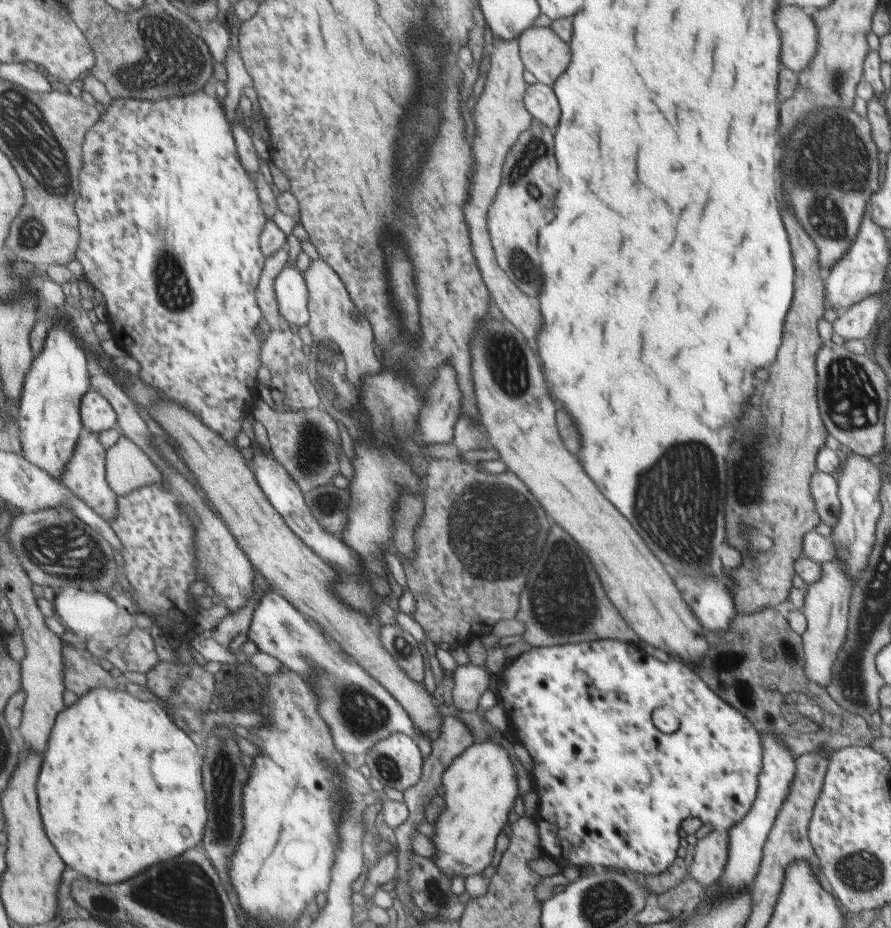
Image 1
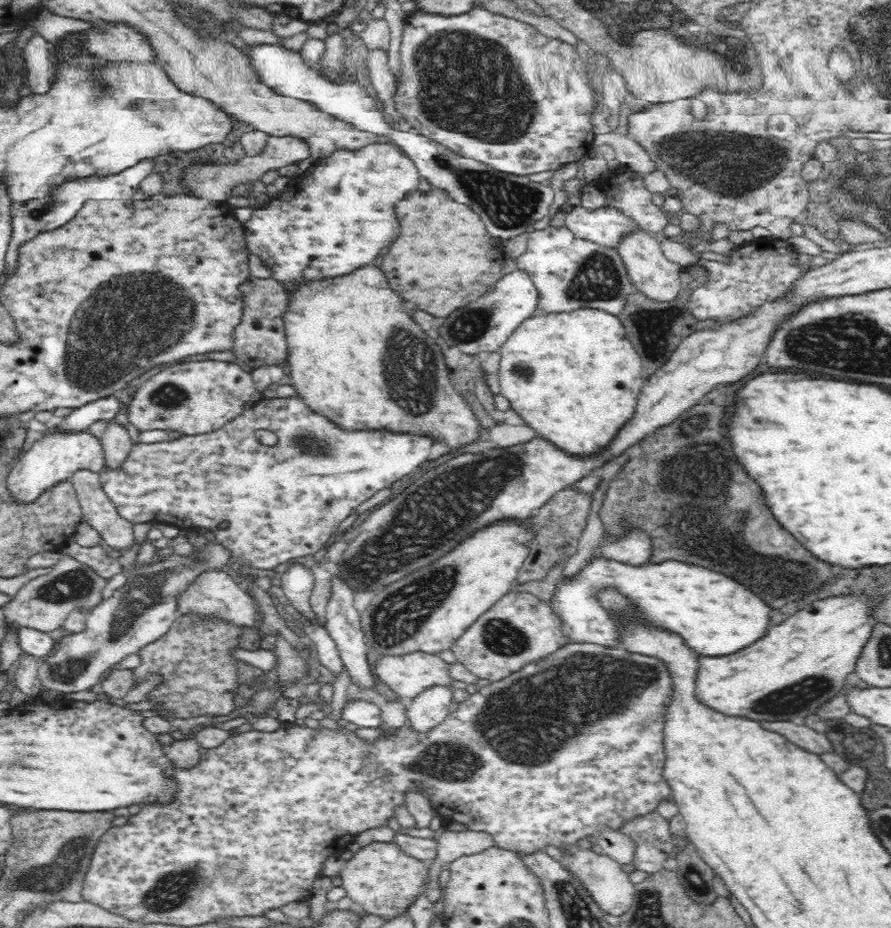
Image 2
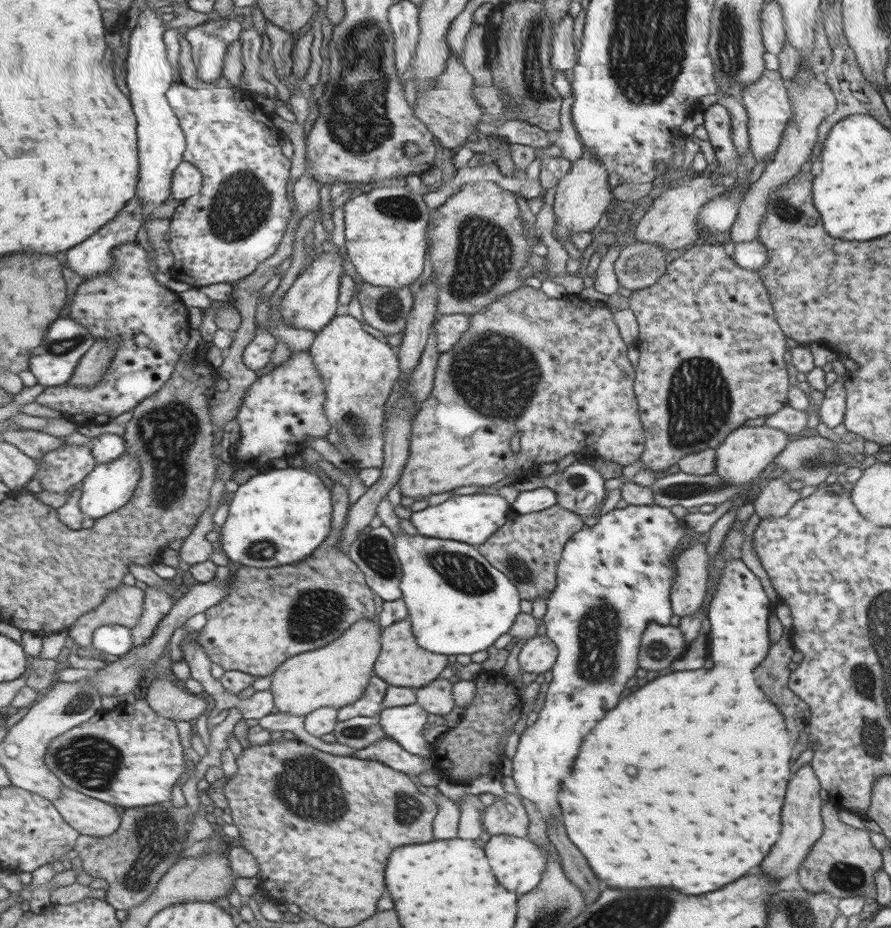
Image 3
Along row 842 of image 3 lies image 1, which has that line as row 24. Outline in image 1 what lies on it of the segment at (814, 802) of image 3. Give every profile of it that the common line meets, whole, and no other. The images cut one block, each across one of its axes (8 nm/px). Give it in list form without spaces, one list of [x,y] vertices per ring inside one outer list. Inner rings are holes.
[[[779,6],[775,26],[781,38],[779,62],[783,68],[797,72],[803,70],[817,52],[819,36],[811,16],[793,6]]]

